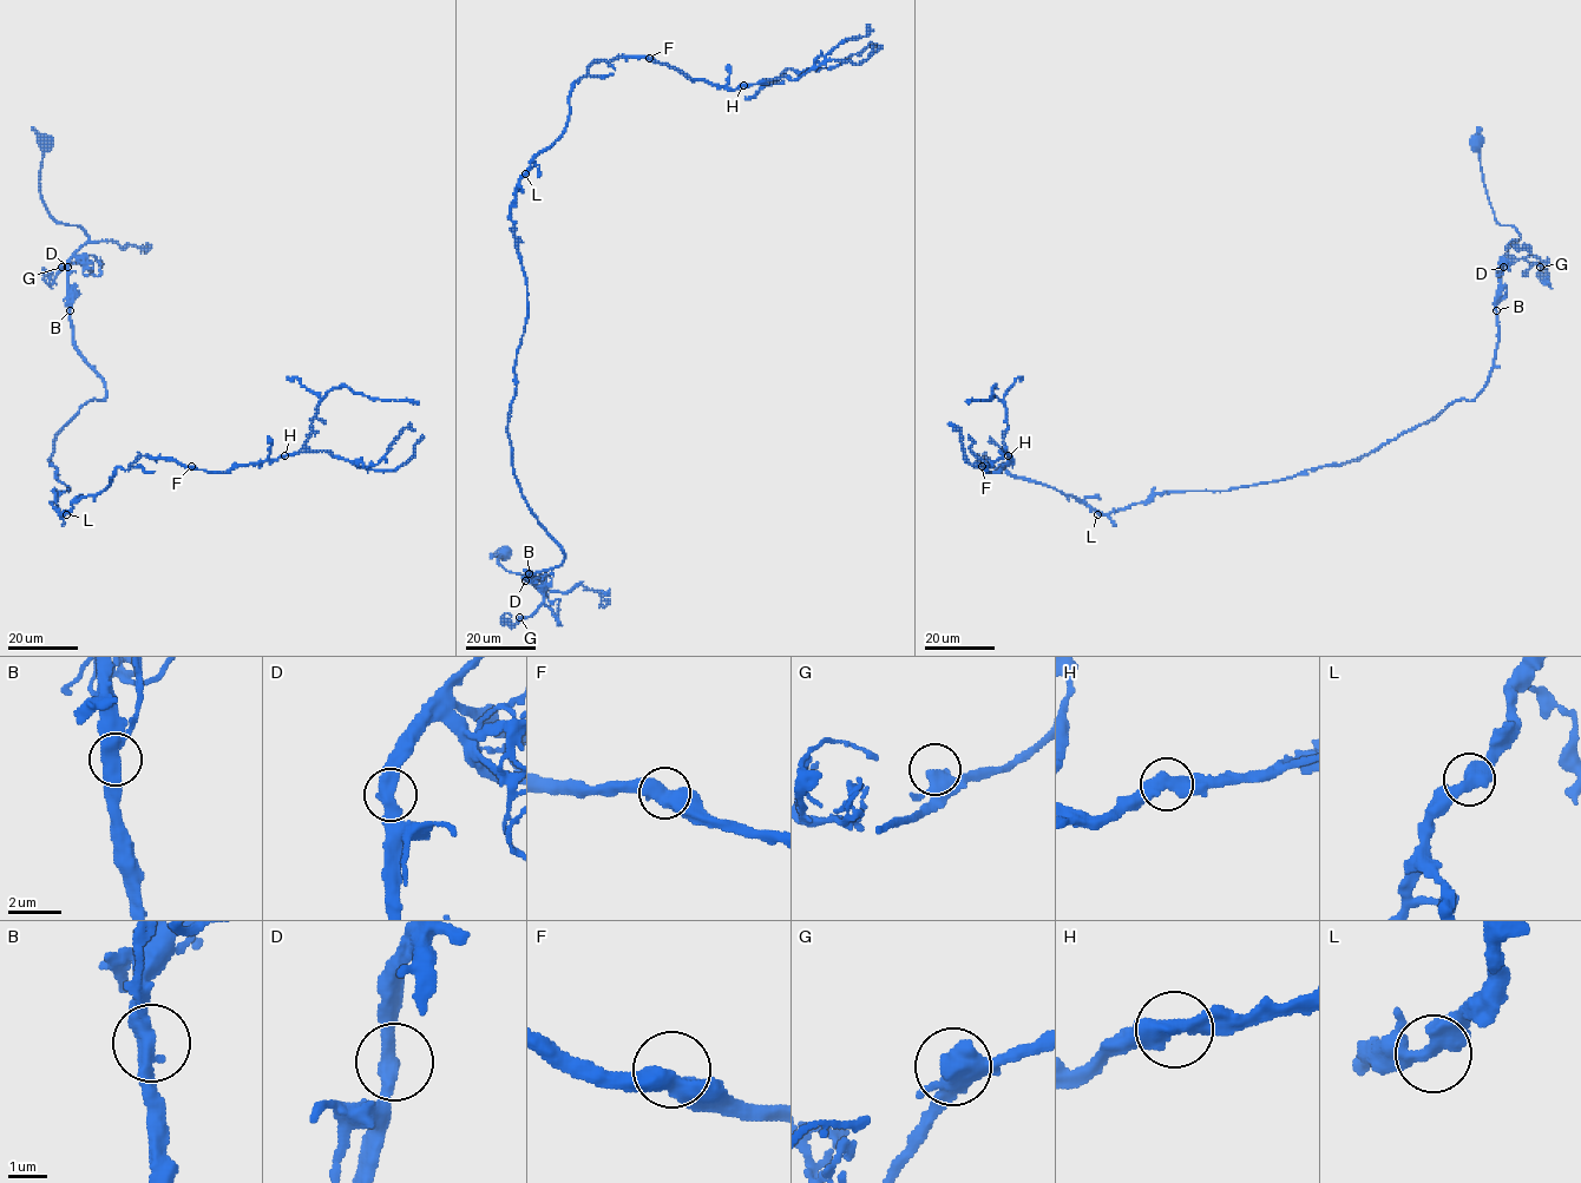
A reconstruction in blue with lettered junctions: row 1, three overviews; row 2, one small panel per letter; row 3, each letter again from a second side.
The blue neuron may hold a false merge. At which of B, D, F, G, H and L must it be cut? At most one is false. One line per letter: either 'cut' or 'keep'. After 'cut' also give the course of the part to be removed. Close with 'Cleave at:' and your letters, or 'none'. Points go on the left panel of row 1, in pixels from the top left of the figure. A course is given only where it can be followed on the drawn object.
B: keep
D: keep
F: keep
G: keep
H: keep
L: keep
Cleave at: none

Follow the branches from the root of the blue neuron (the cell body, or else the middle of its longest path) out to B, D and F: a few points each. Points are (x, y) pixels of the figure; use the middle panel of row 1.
B: (502, 553), (498, 560), (506, 570), (524, 574), (546, 597), (539, 586), (525, 579), (529, 573)
D: (502, 553), (498, 560), (506, 570), (524, 574), (546, 597), (539, 586), (525, 580)
F: (502, 553), (546, 597), (525, 576), (563, 551), (507, 434), (527, 315), (515, 191), (596, 60), (649, 58)

